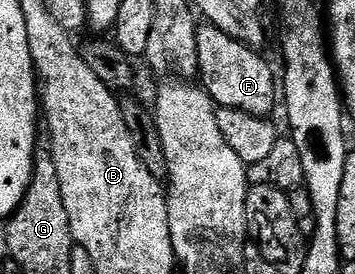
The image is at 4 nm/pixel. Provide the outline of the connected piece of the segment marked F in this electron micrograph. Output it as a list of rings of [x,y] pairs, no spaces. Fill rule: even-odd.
[[[203,26],[197,34],[198,79],[216,105],[270,117],[273,110],[273,77],[265,58],[256,49],[234,40],[220,28]]]

